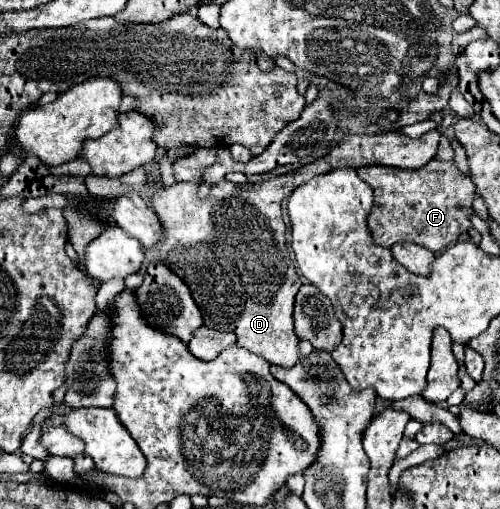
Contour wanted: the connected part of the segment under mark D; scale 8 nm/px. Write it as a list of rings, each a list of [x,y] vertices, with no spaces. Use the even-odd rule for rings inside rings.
[[[437,130],[421,138],[407,138],[399,132],[345,136],[325,158],[297,172],[257,184],[235,184],[225,178],[217,182],[205,198],[197,192],[203,178],[177,182],[153,194],[153,210],[163,224],[163,240],[157,252],[189,286],[205,326],[231,330],[241,348],[263,356],[275,366],[291,368],[299,360],[299,338],[293,330],[293,302],[301,288],[301,278],[285,244],[287,228],[281,216],[281,200],[305,180],[343,166],[361,168],[381,164],[417,170],[435,158],[439,136]]]

